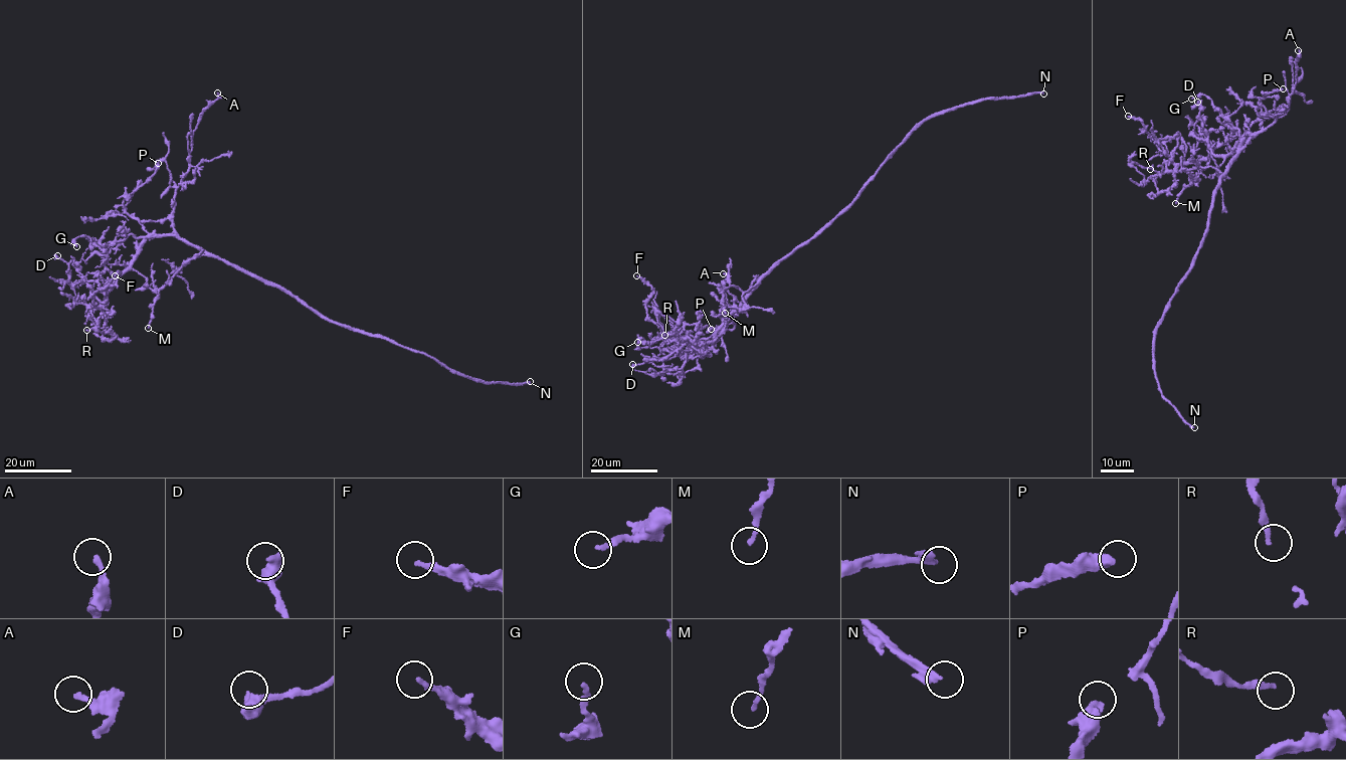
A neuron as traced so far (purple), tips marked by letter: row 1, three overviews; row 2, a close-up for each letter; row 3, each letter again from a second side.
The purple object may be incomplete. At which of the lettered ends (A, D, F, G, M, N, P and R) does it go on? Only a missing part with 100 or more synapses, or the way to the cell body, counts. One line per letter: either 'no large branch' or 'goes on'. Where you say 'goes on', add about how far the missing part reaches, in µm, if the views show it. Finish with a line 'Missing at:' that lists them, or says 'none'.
A: no large branch
D: no large branch
F: no large branch
G: no large branch
M: no large branch
N: goes on | 190 µm
P: no large branch
R: no large branch
Missing at: N

